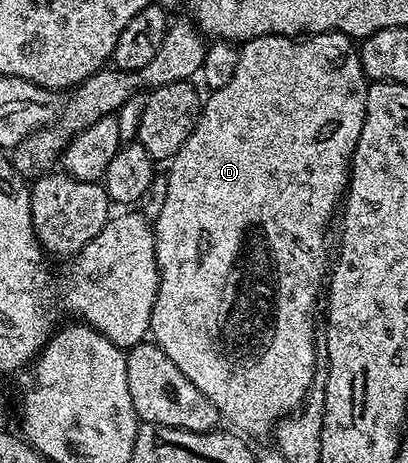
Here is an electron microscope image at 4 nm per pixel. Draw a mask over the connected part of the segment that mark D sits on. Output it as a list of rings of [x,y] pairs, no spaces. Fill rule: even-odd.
[[[318,32],[315,34],[305,35],[303,38],[293,38],[290,36],[259,36],[253,40],[245,40],[239,45],[239,56],[237,58],[237,68],[234,70],[233,77],[226,86],[213,91],[208,100],[205,99],[202,104],[200,113],[200,121],[196,124],[196,129],[190,134],[190,138],[186,138],[186,142],[180,149],[176,151],[176,155],[170,161],[172,169],[166,172],[168,181],[166,182],[166,203],[162,206],[162,214],[158,214],[158,218],[154,222],[154,231],[156,234],[156,261],[160,267],[160,285],[158,286],[158,294],[154,298],[154,310],[152,311],[152,327],[150,329],[151,339],[162,350],[166,350],[166,354],[170,354],[170,362],[174,362],[174,366],[178,366],[178,370],[182,370],[182,374],[186,374],[186,378],[190,378],[190,382],[194,382],[194,386],[198,386],[198,390],[202,390],[202,394],[206,394],[206,398],[210,398],[210,402],[214,402],[214,406],[218,406],[221,417],[225,421],[228,420],[233,429],[237,433],[243,434],[245,437],[264,436],[275,429],[276,423],[283,420],[284,417],[292,415],[303,404],[304,399],[308,397],[308,391],[312,385],[312,379],[316,373],[316,346],[318,337],[316,337],[316,295],[321,295],[322,289],[326,284],[326,273],[330,268],[330,256],[328,260],[328,248],[324,245],[324,231],[328,228],[328,223],[332,220],[332,215],[337,215],[338,205],[341,203],[342,197],[345,195],[346,189],[350,184],[350,169],[352,167],[352,155],[356,149],[358,138],[362,134],[362,126],[364,125],[364,111],[366,110],[366,98],[368,97],[368,85],[370,83],[367,76],[364,75],[364,67],[360,61],[360,54],[357,45],[354,43],[353,37],[343,36],[341,32]]]

